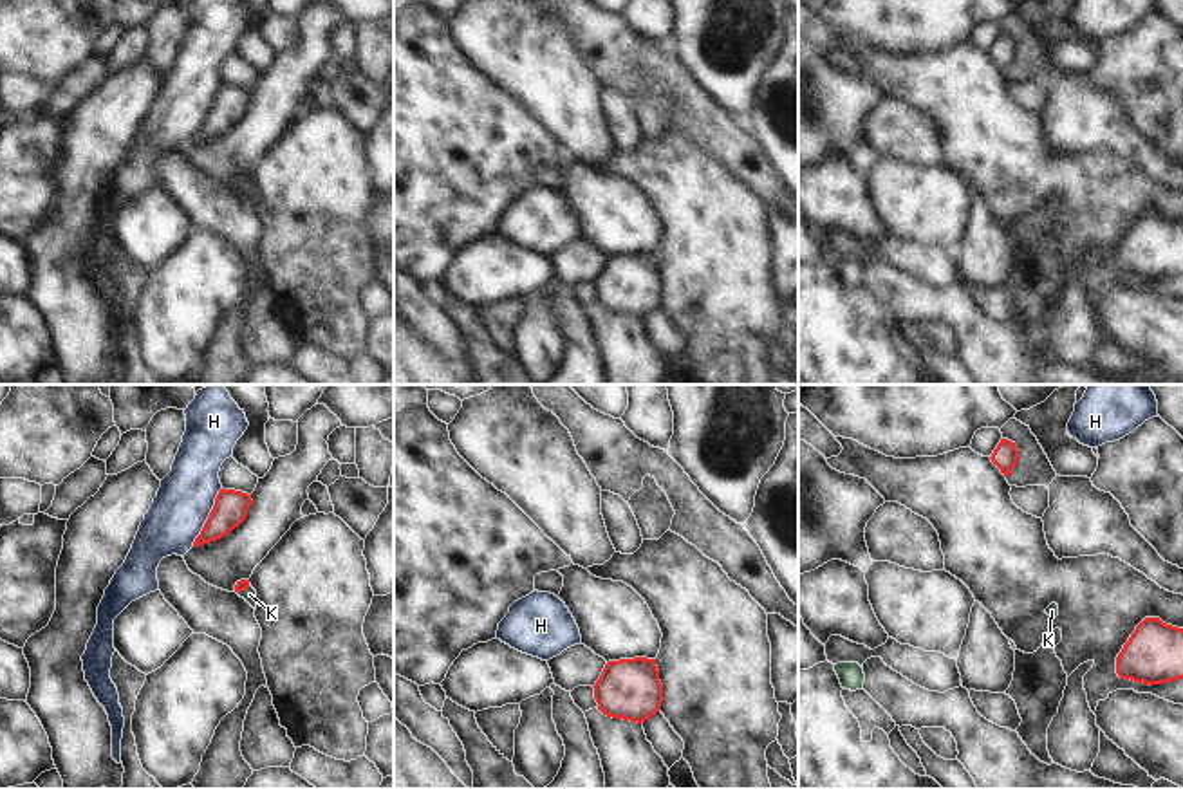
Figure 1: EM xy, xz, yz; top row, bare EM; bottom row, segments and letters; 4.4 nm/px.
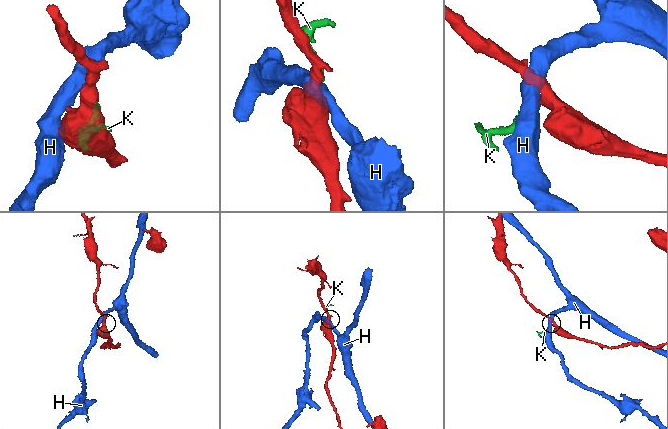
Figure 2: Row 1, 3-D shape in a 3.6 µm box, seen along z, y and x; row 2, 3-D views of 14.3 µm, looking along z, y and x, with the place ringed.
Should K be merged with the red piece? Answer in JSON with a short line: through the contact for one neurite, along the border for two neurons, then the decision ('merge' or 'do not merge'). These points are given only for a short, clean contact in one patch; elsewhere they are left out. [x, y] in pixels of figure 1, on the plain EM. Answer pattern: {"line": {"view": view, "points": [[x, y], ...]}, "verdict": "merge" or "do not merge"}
{"line": {"view": "xy", "points": [[241, 181], [242, 185], [250, 190]]}, "verdict": "merge"}

